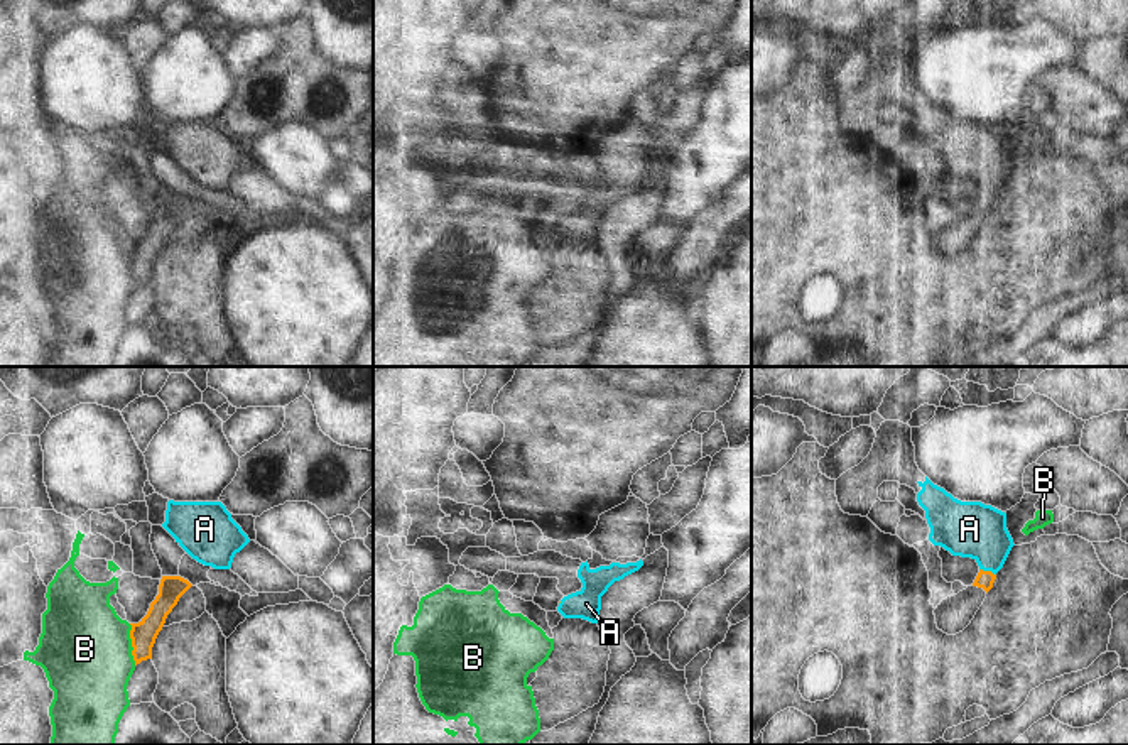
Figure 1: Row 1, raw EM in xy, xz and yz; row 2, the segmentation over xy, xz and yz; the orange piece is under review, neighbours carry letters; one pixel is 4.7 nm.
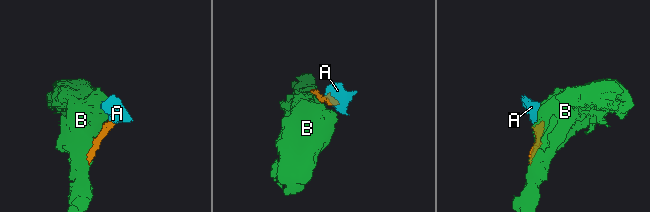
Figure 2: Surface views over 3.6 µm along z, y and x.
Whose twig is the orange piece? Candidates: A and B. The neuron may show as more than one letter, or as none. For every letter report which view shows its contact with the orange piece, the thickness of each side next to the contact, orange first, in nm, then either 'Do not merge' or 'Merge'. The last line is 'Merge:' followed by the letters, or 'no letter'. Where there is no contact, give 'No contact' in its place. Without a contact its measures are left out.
A: Touches orange in yz. Thickness 90 nm (orange) against 280 nm. Merge
B: Touches orange in xy. Thickness 120 nm (orange) against 440 nm. Do not merge
Merge: A.

